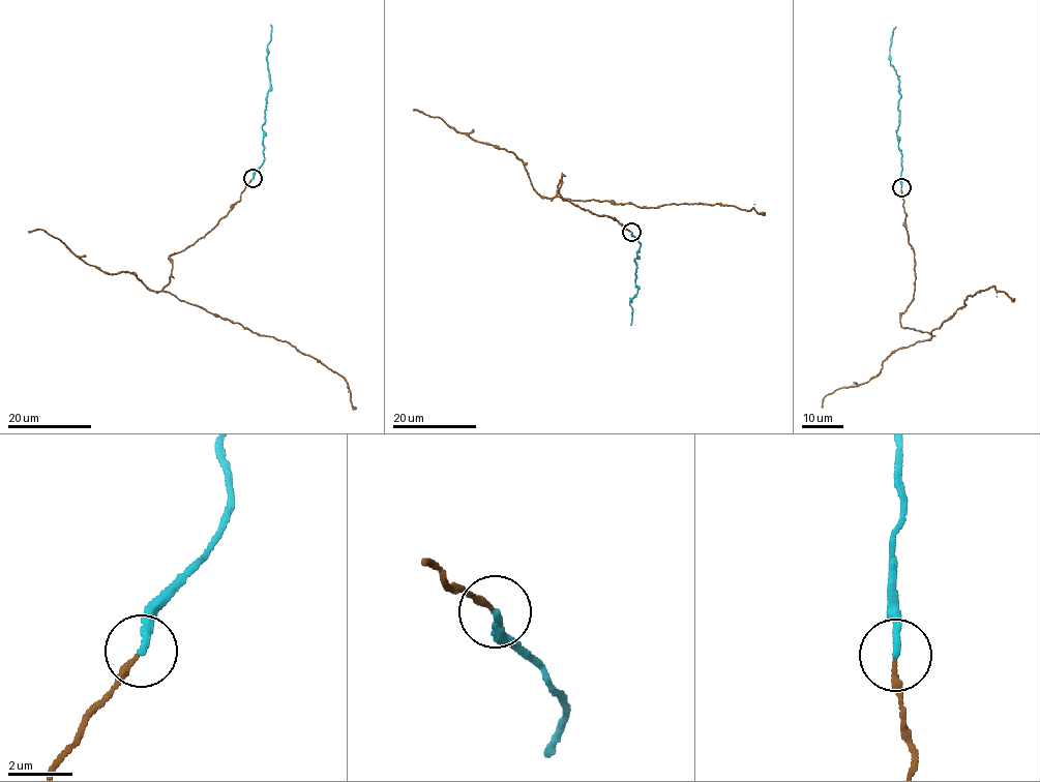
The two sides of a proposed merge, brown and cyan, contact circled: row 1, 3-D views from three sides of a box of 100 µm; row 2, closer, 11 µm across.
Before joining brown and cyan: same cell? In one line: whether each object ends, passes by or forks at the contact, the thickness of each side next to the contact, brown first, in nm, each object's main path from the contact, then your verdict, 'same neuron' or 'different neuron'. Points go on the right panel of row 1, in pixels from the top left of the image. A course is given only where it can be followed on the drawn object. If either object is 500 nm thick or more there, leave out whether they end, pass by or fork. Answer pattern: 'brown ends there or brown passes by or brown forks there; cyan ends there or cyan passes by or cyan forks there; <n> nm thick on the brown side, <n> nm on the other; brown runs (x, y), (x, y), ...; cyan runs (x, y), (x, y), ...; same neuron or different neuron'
brown ends there; cyan ends there; 180 nm thick on the brown side, 200 nm on the other; brown runs (900, 188), (916, 278), (902, 327), (940, 328), (968, 295), (992, 287), (1015, 299); cyan runs (900, 187), (901, 161), (896, 136), (899, 79), (890, 62), (895, 27); same neuron

